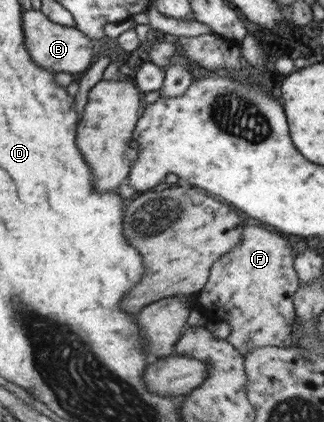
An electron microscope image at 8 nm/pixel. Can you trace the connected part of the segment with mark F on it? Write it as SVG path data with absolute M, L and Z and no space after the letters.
M252 222L242 228L239 245L210 266L208 280L198 291L194 310L210 324L217 320L226 322L230 333L225 340L242 355L251 348L292 345L289 330L295 319L293 296L300 283L293 269L292 249L292 242L279 232L270 232Z

